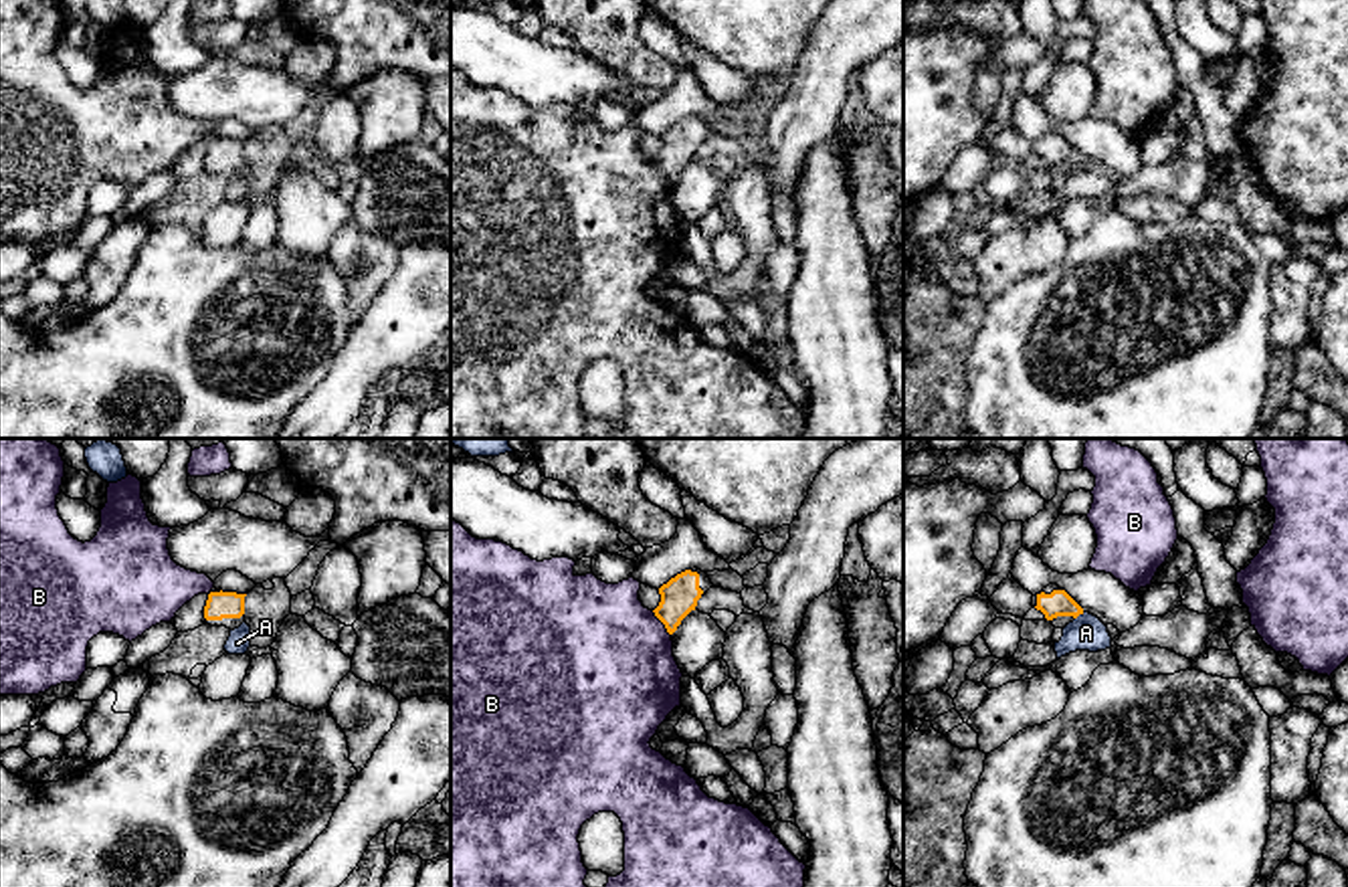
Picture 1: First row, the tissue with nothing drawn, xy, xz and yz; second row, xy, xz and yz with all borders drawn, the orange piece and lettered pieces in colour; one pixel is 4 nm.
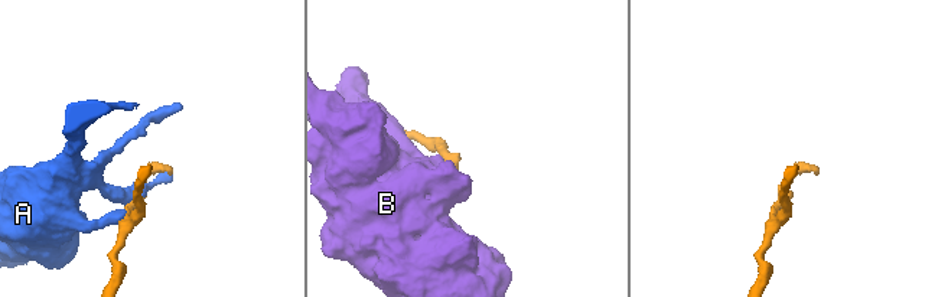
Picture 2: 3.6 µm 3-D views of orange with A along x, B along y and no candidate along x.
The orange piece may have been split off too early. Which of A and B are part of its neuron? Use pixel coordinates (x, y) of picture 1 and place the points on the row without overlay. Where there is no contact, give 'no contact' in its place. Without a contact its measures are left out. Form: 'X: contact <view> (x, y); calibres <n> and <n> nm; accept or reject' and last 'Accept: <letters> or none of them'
A: contact yz (1080, 160); calibres 100 and 140 nm; reject
B: contact xz (661, 168); calibres 150 and 480 nm; reject
Accept: none of them

